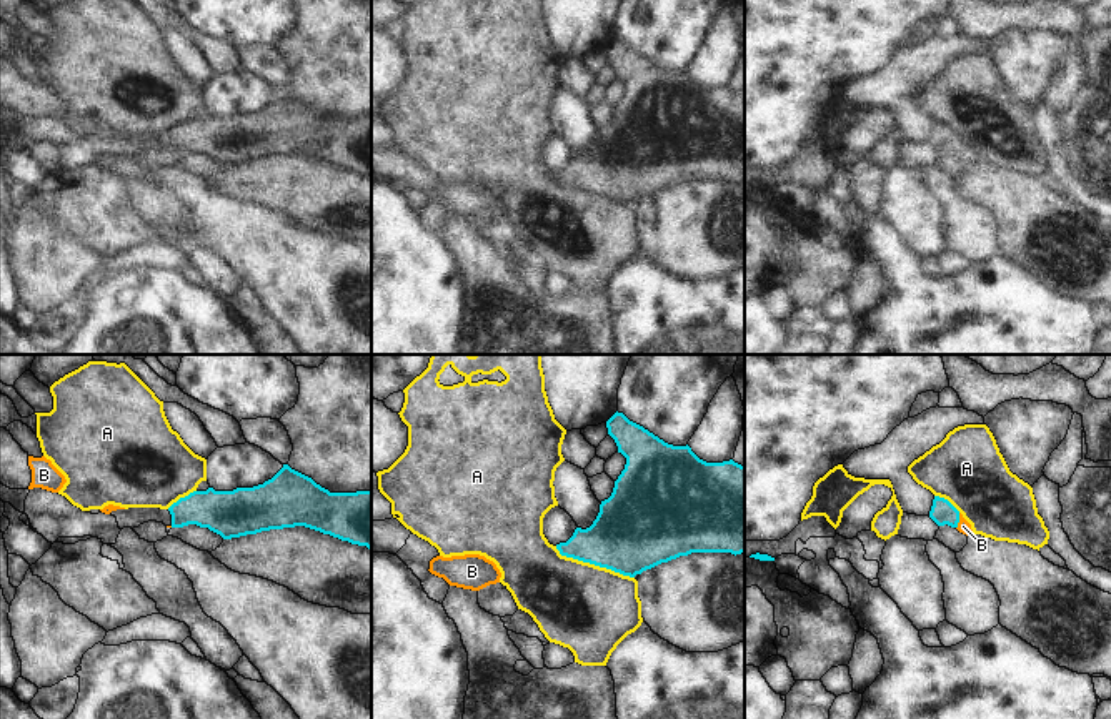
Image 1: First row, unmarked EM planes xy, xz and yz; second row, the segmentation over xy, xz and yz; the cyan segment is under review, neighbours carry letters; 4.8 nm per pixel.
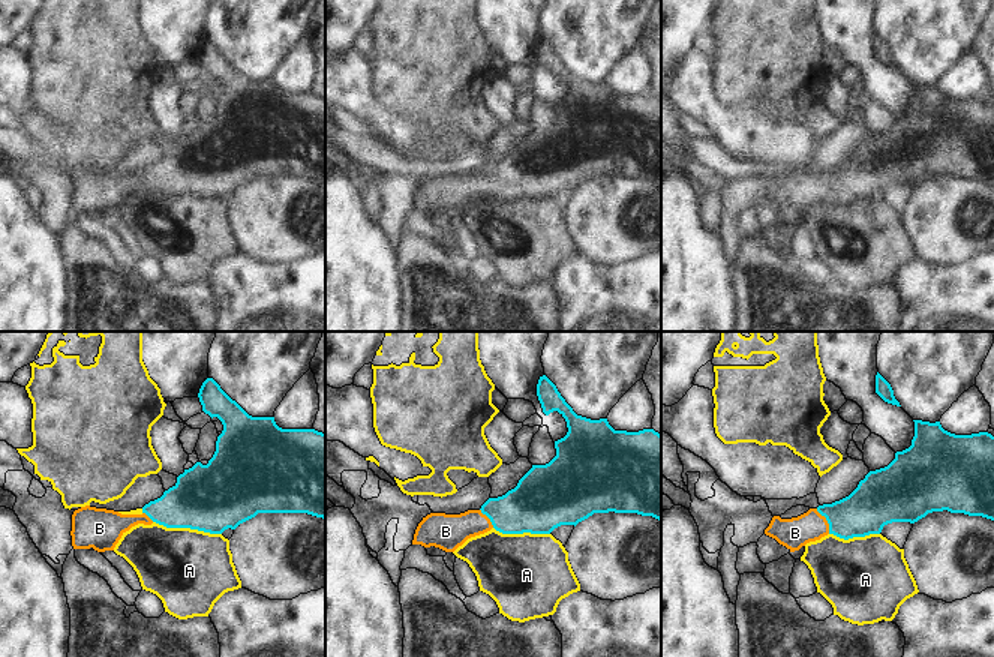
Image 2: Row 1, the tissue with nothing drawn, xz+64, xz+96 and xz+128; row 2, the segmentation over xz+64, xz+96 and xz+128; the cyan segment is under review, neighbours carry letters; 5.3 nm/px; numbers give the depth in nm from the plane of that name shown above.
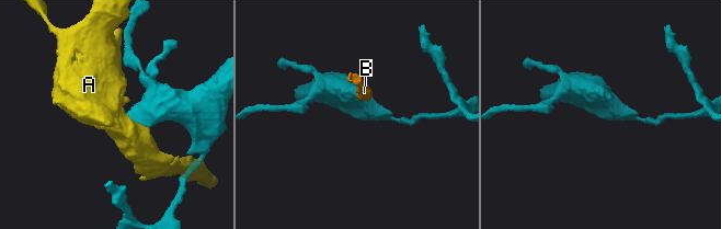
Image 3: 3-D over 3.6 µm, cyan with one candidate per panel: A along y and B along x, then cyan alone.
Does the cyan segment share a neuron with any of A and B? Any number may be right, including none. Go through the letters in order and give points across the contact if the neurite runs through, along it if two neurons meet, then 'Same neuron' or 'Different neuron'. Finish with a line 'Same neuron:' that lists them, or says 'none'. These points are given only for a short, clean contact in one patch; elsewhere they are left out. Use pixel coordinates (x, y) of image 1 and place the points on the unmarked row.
A: Different neuron
B: Path across: yz (941, 138), (958, 148), (963, 153). Same neuron
Same neuron: B

